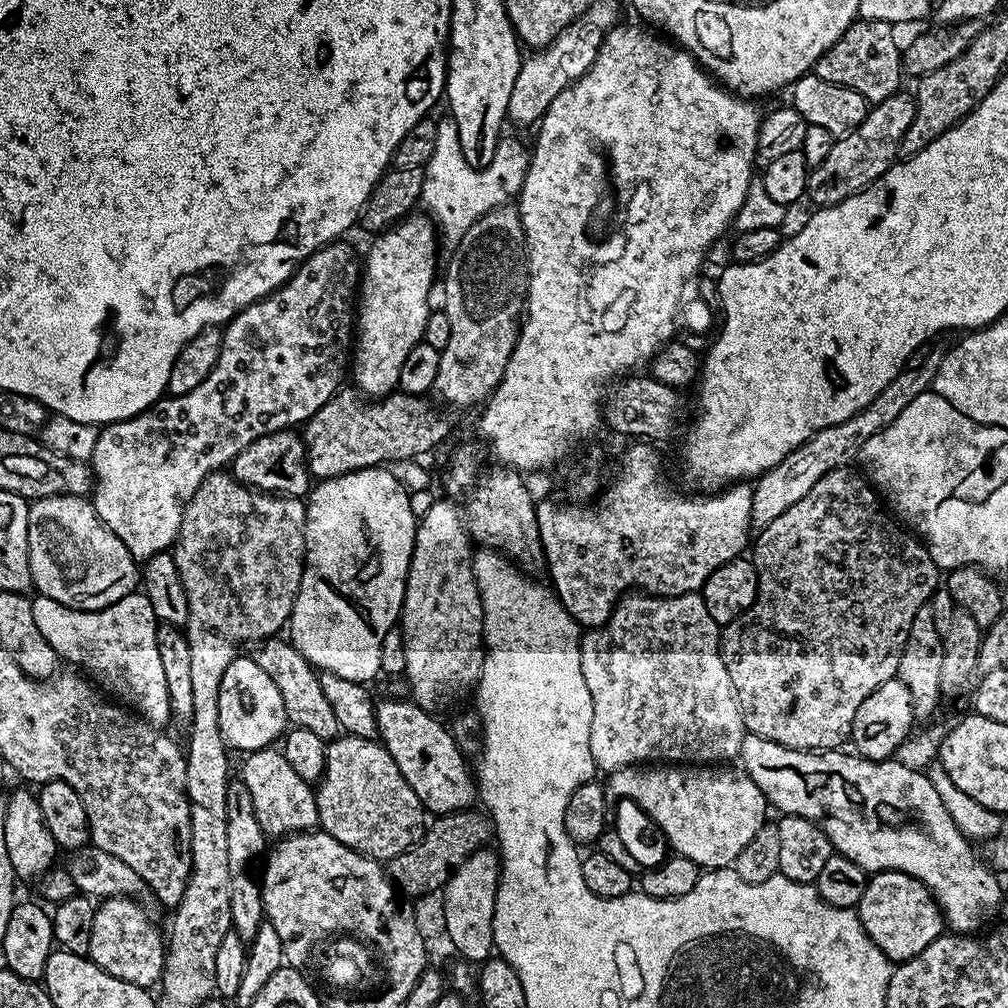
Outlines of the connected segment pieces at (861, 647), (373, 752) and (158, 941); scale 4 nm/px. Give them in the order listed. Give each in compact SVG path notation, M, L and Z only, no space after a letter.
M851 467L830 470L822 478L818 478L818 482L814 482L810 494L806 494L802 502L790 506L790 510L778 514L774 522L770 522L755 533L754 543L750 548L750 559L755 564L758 574L756 597L741 616L723 625L720 633L722 662L734 686L745 733L761 736L770 742L778 742L787 748L836 750L843 745L840 744L843 740L845 743L851 737L854 714L858 714L858 706L862 706L862 702L866 702L866 698L870 698L870 694L874 694L874 690L878 690L882 682L896 676L898 662L904 653L910 626L914 622L914 614L918 614L918 610L922 610L931 601L933 592L942 580L941 569L932 561L927 547L885 511L877 489L873 488L859 471L856 471L857 473L852 471Z
M341 734L331 741L324 753L324 774L318 781L315 793L319 827L326 834L330 834L330 838L338 838L342 846L361 852L372 860L392 860L424 837L426 809L421 804L418 794L410 790L410 782L402 778L402 770L398 770L394 758L390 758L384 745L376 740Z
M114 896L105 899L97 907L94 926L90 929L88 956L99 968L106 970L106 974L114 974L114 978L122 978L122 982L151 989L159 985L164 975L165 951L166 942L162 932L144 913L140 902L126 896Z

